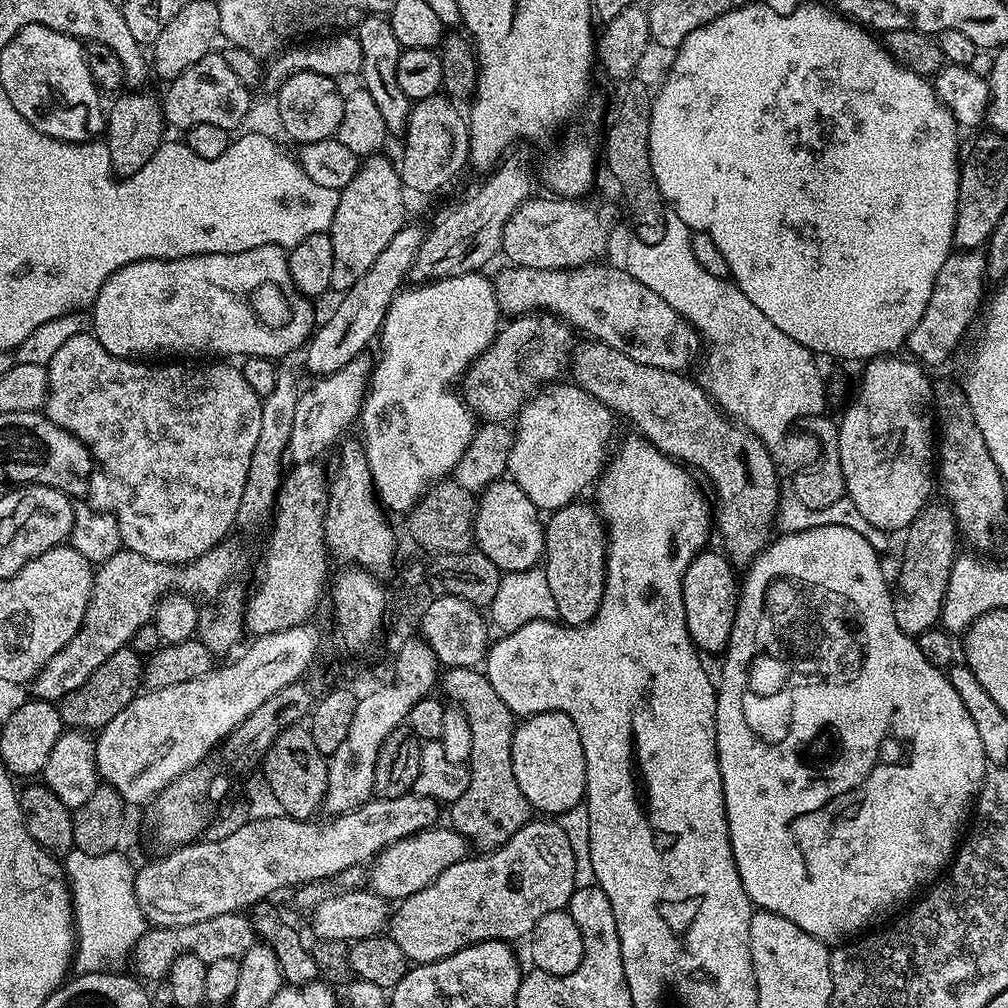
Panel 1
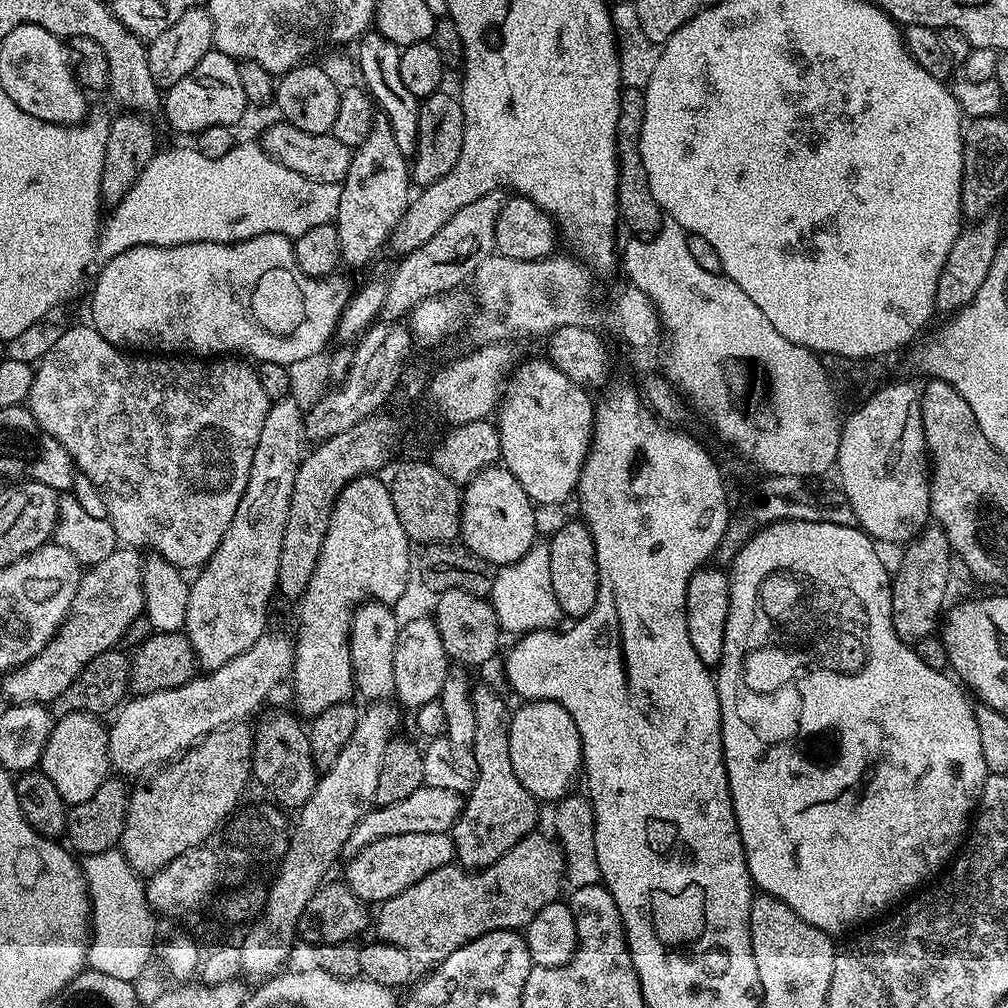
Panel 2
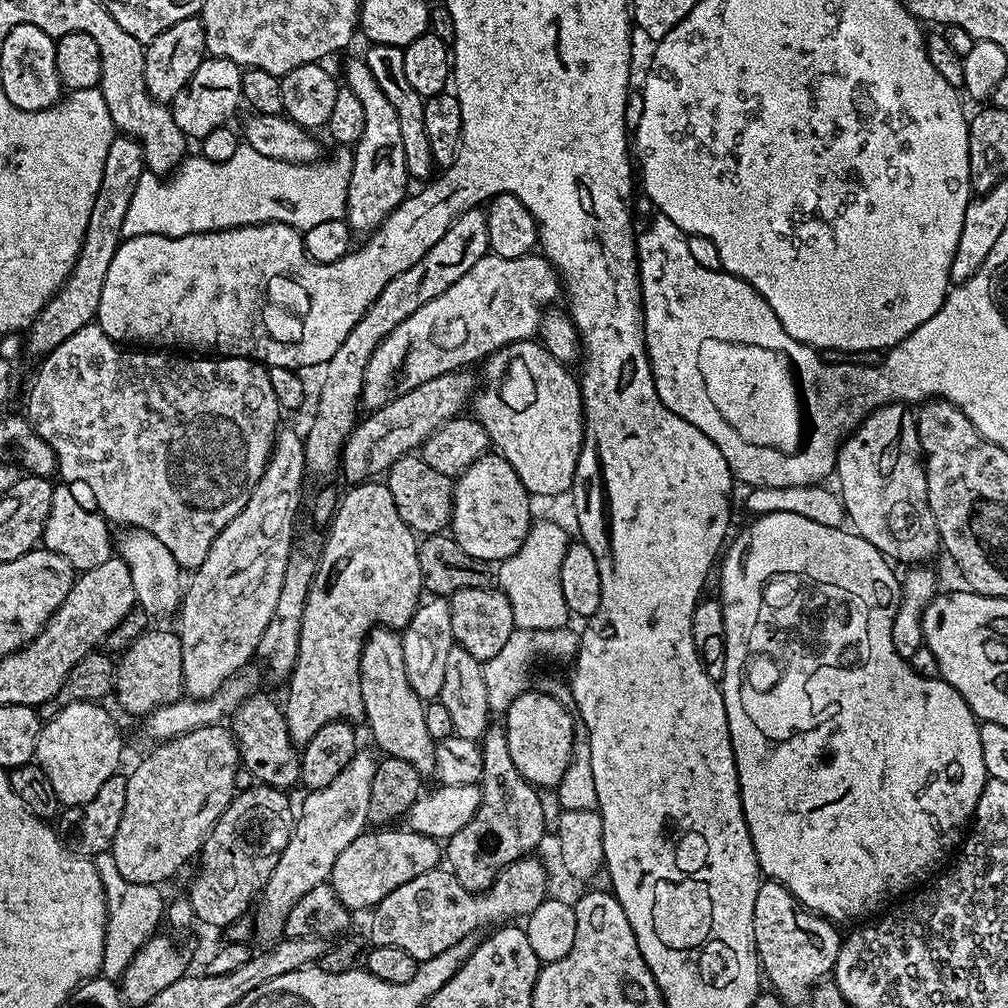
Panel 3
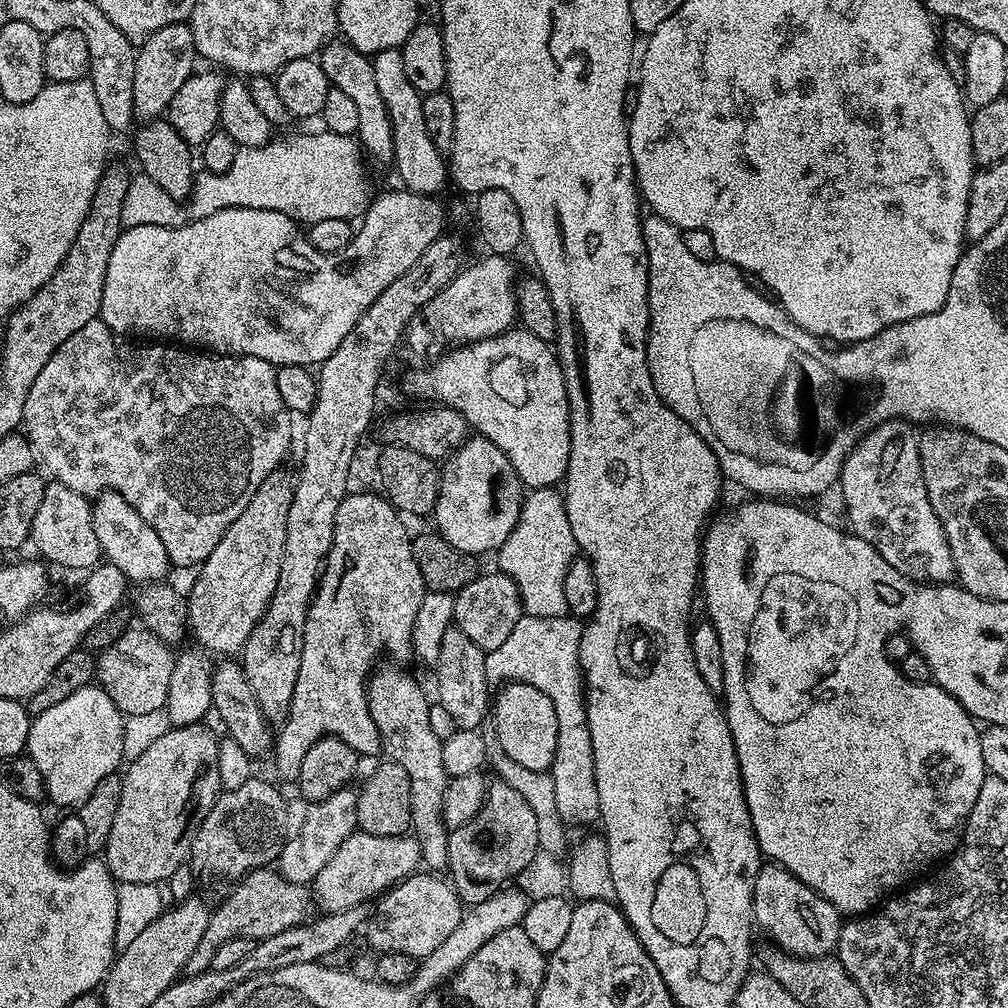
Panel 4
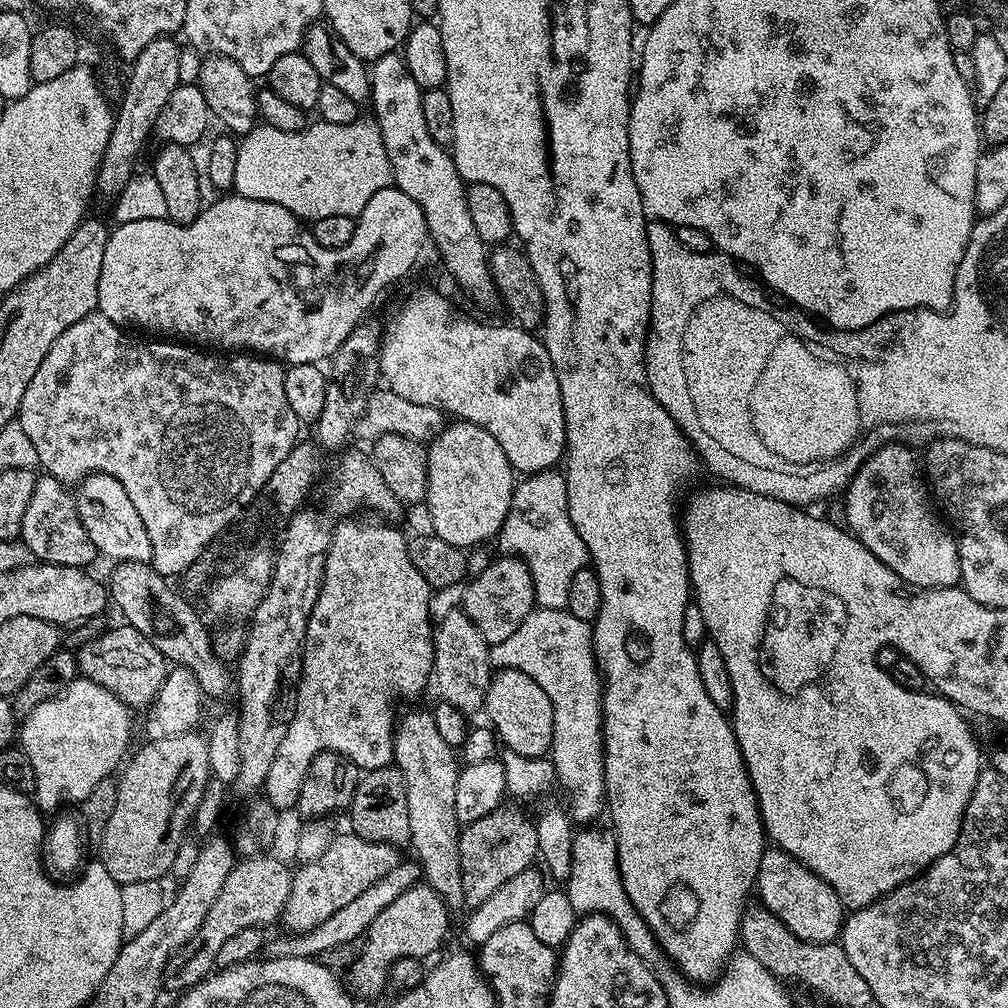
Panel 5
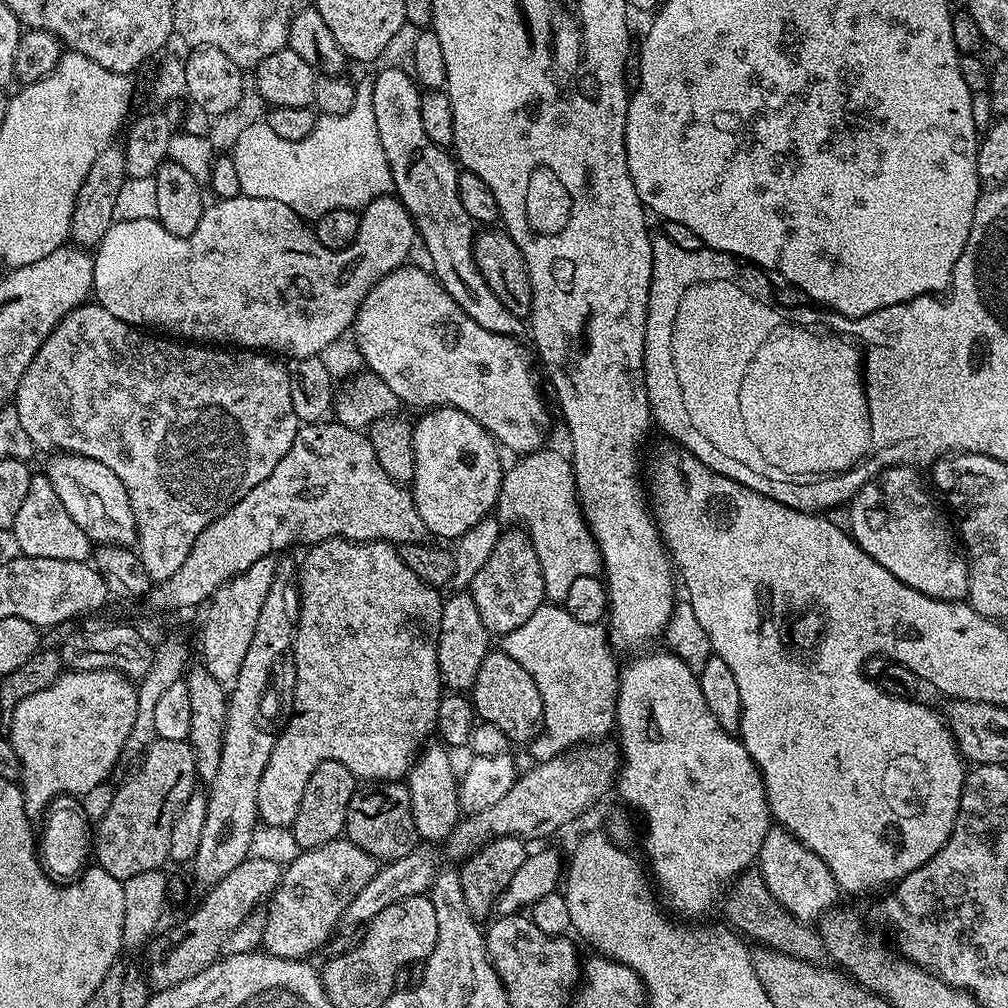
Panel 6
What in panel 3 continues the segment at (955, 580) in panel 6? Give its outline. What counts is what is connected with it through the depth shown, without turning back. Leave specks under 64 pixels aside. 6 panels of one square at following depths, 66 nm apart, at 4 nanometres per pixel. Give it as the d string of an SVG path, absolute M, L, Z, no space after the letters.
M900 402L884 404L860 423L860 427L840 445L834 480L840 483L838 495L847 523L854 531L889 561L903 566L920 566L936 551L939 553L942 545L934 514L928 505L925 457L920 451L916 417L911 411L904 412L904 408Z

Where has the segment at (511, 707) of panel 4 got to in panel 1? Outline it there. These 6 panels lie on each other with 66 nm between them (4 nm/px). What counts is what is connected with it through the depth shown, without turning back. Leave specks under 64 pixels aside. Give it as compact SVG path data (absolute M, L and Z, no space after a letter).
M539 712L523 717L512 729L512 769L518 790L526 794L529 804L537 813L557 818L566 810L580 804L586 796L586 758L578 738L578 726L565 712Z

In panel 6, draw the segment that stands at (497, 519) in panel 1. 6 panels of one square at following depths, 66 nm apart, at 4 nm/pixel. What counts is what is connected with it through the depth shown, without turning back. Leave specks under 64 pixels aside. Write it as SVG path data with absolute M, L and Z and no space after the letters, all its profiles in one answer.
M435 407L427 409L421 416L424 417L422 417L420 421L415 421L415 423L412 424L412 441L414 442L414 462L416 463L416 470L410 481L410 491L416 503L418 514L422 514L422 522L427 526L429 533L431 533L433 537L441 536L441 538L436 537L441 541L449 540L449 542L455 542L472 527L478 526L480 520L489 515L500 501L500 487L504 481L504 473L506 471L505 465L500 465L500 455L502 455L502 452L496 441L492 439L492 435L489 434L481 424L474 422L474 418L470 418L470 414L462 414L462 410L458 410L457 408Z

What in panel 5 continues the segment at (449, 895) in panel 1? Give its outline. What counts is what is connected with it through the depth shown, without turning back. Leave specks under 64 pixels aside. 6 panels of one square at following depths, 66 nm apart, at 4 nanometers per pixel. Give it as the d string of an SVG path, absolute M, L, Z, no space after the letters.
M418 882L406 894L390 902L386 910L374 918L368 927L363 952L346 969L346 987L351 995L371 1002L380 991L388 988L388 971L398 958L428 958L448 932L450 909L444 900L426 882Z

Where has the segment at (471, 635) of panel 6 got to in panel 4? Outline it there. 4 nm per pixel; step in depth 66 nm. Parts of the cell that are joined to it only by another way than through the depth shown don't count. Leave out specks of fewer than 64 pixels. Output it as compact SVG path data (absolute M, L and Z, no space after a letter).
M448 628L442 638L439 662L435 665L437 701L446 707L457 729L479 729L490 712L492 694L485 674L485 652L462 634L460 628Z

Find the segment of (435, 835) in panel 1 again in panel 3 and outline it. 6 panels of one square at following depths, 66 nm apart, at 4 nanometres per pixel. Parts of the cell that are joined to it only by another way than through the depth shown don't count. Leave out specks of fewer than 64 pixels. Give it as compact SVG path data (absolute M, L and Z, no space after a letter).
M388 826L383 830L366 830L342 854L338 854L338 862L334 862L330 883L338 898L349 910L375 908L390 890L398 890L405 882L418 878L418 874L426 874L426 870L434 870L442 860L441 845L432 836L423 836L417 832L409 832L403 826Z

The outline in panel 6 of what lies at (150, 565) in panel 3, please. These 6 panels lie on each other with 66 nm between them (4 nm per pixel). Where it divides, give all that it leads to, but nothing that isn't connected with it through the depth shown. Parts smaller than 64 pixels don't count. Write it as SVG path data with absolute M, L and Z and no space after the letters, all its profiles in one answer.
M70 452L52 454L48 460L46 475L50 486L54 486L54 494L62 498L62 506L66 506L70 518L78 522L78 530L88 535L93 545L118 544L132 546L136 542L136 523L134 510L130 506L130 494L126 494L126 486L122 486L122 478L110 470L110 466L102 466L102 462L94 462L94 458L73 456Z

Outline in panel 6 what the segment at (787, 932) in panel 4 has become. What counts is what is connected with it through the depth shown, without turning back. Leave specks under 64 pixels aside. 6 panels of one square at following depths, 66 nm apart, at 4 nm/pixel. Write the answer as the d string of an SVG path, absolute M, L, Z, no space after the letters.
M779 826L769 827L766 838L762 838L758 871L770 894L774 894L787 912L806 925L827 916L837 907L836 899L842 896L834 874L830 874L830 866L826 866L826 862L822 862L814 850L806 848L802 842L798 842L798 838Z

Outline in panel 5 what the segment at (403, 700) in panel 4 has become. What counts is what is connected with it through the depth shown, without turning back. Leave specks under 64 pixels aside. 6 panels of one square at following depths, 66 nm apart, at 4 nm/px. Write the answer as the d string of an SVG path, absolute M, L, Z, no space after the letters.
M431 711L408 712L397 719L392 733L392 755L406 782L406 807L410 809L411 851L416 851L423 879L449 909L465 907L460 869L462 825L454 814L454 793L458 790L461 765L457 753L438 734Z

